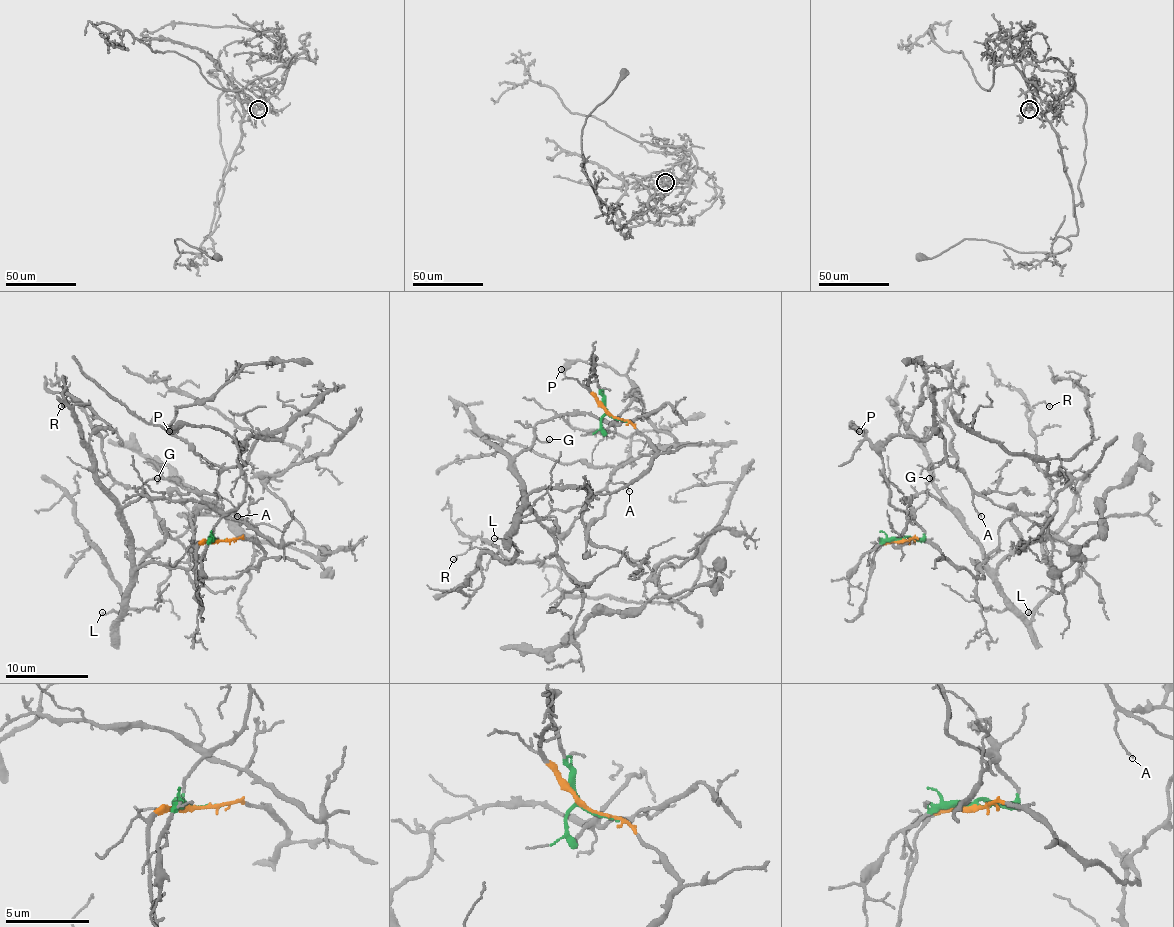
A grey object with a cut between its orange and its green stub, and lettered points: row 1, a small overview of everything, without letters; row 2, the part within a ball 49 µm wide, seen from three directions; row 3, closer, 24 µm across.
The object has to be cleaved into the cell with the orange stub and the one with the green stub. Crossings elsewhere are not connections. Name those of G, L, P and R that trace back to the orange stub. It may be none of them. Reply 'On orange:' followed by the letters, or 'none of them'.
On orange: G, L, R

